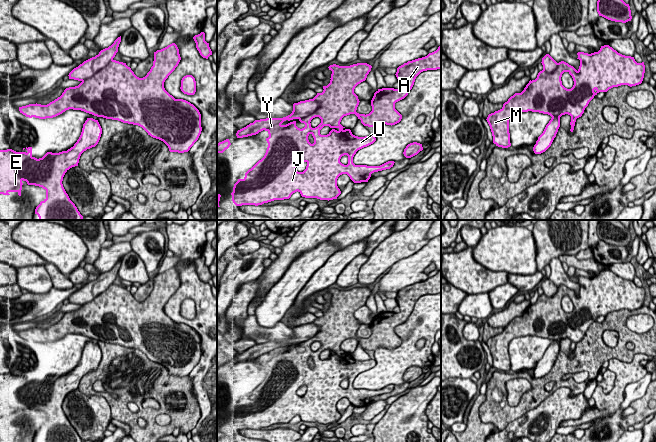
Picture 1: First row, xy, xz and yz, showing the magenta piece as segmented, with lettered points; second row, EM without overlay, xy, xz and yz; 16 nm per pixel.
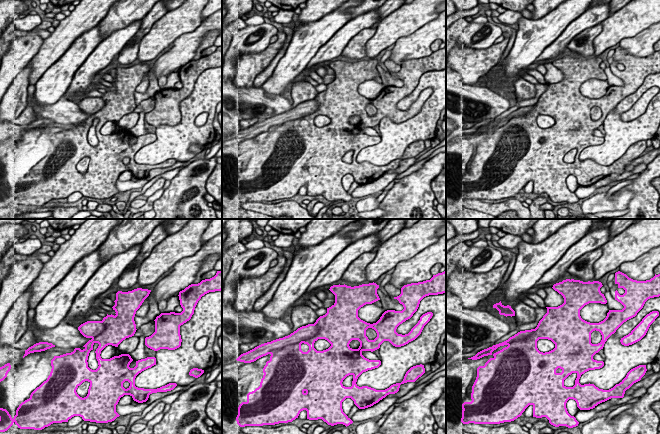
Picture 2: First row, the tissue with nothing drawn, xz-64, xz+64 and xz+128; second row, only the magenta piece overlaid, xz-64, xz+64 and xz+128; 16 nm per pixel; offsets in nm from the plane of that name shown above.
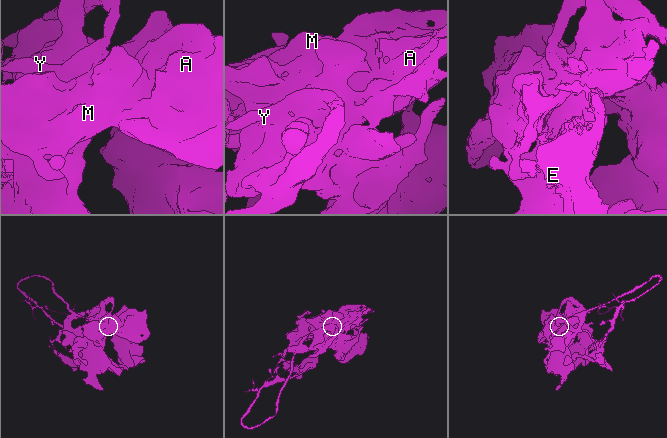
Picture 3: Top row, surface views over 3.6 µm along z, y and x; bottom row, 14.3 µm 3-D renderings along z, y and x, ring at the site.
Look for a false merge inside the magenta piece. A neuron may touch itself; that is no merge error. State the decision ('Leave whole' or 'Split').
Leave whole

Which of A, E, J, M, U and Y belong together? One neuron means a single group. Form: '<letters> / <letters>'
A E J M U Y

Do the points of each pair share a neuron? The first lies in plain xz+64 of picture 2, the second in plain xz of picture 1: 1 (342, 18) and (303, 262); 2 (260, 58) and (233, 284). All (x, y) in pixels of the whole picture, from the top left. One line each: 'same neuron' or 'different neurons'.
1: same neuron
2: different neurons

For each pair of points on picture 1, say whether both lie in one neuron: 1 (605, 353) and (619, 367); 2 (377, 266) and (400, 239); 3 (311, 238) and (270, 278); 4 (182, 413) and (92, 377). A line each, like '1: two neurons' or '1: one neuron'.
1: two neurons
2: one neuron
3: one neuron
4: one neuron

